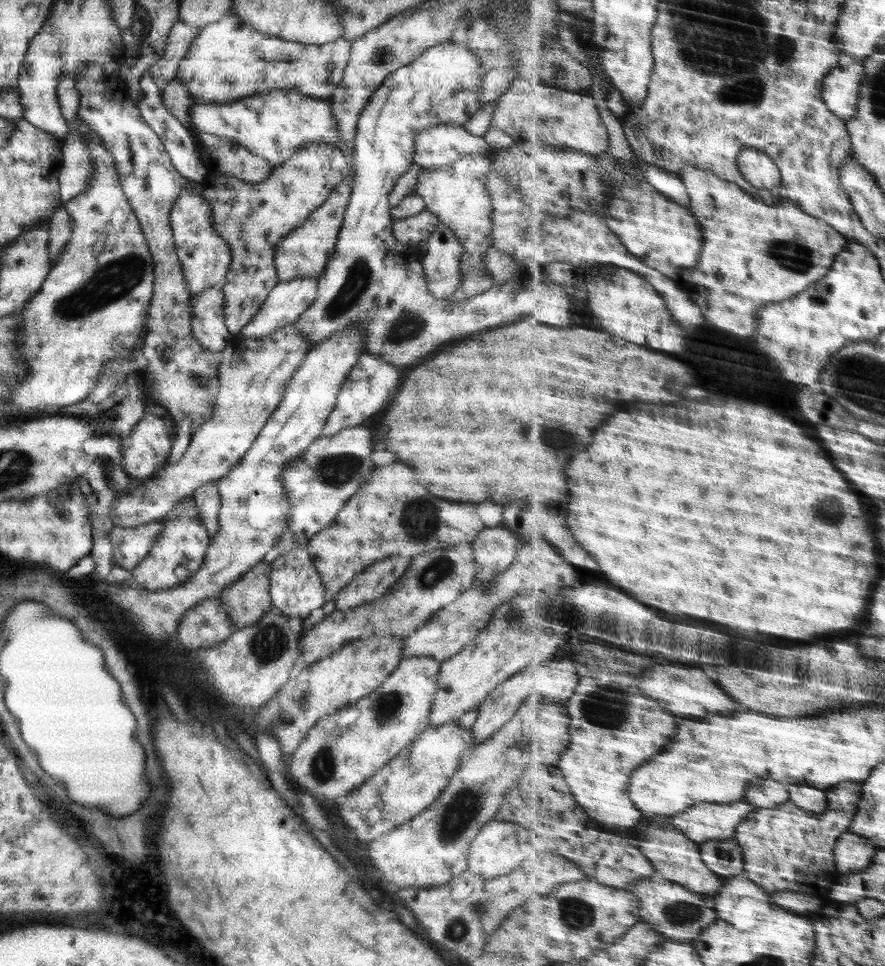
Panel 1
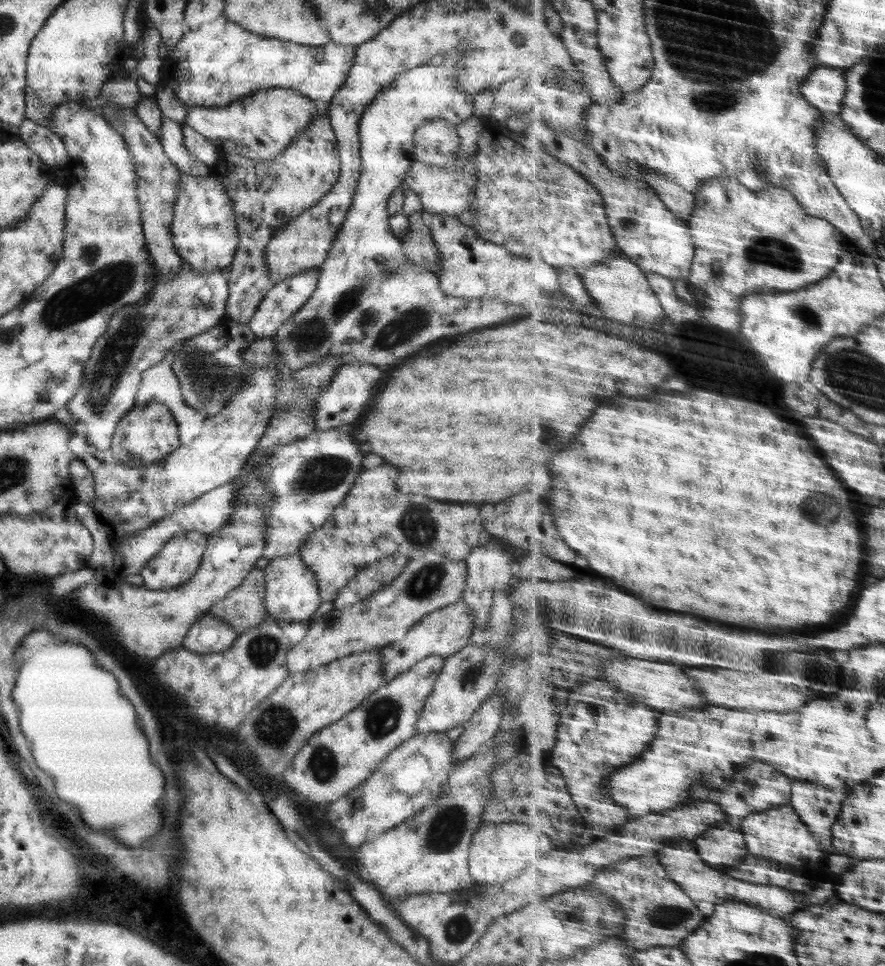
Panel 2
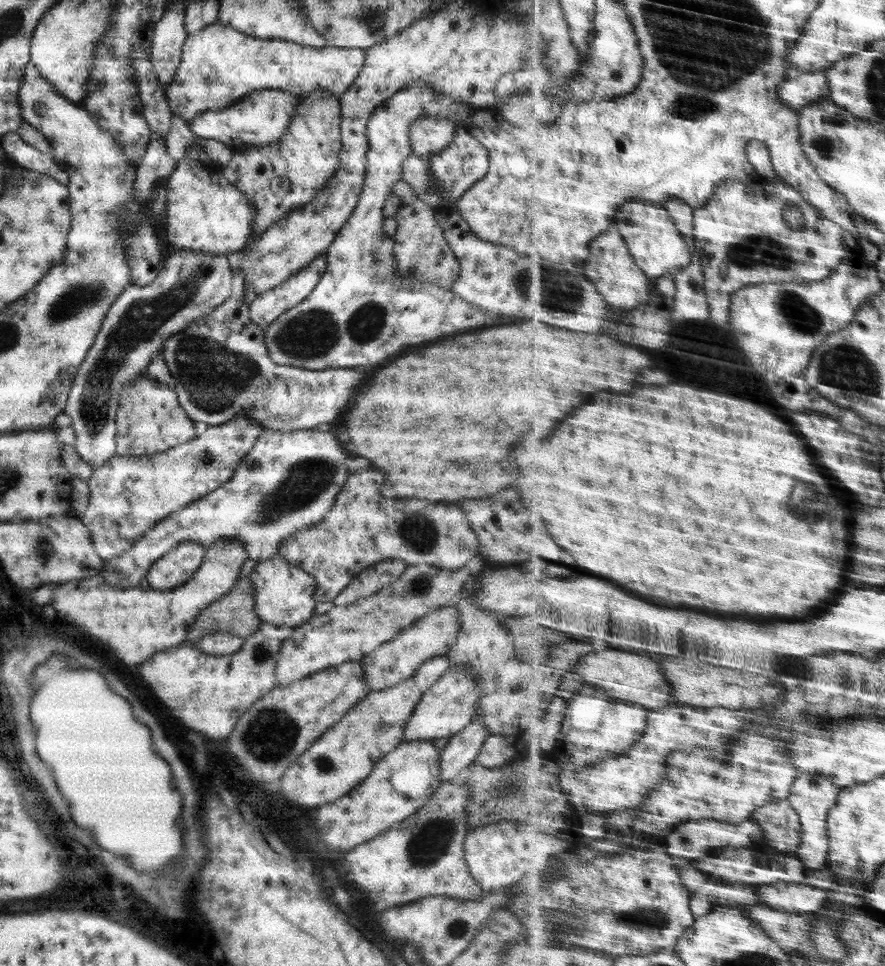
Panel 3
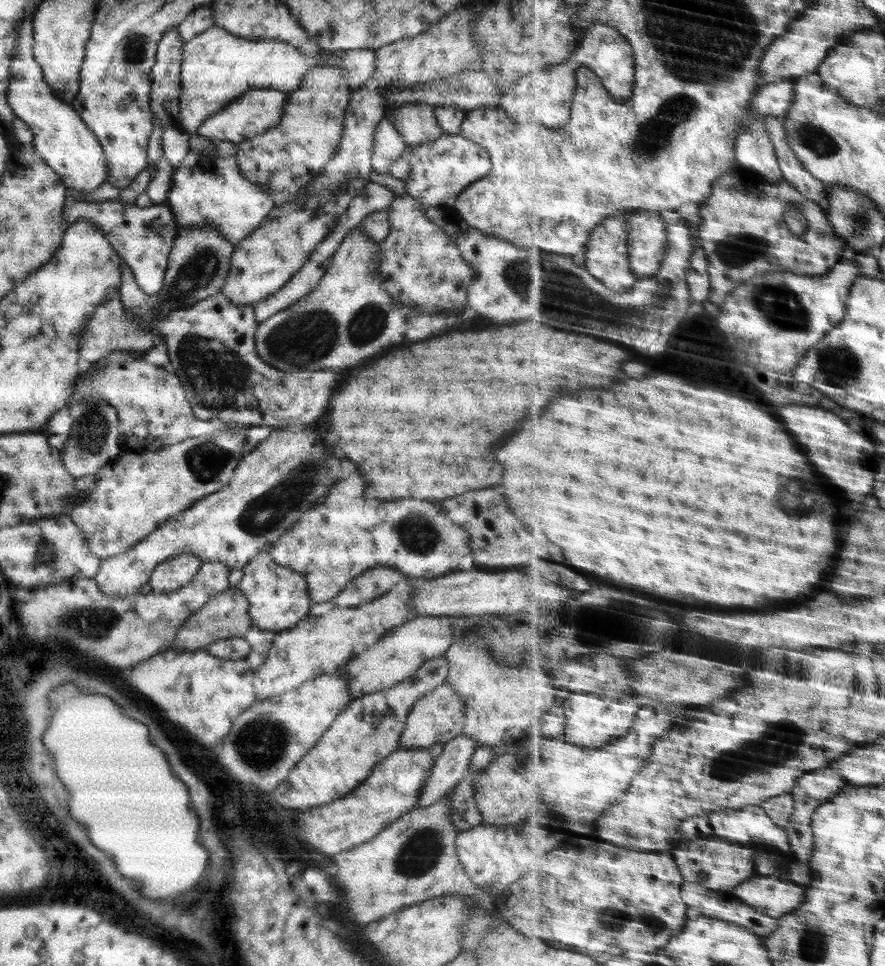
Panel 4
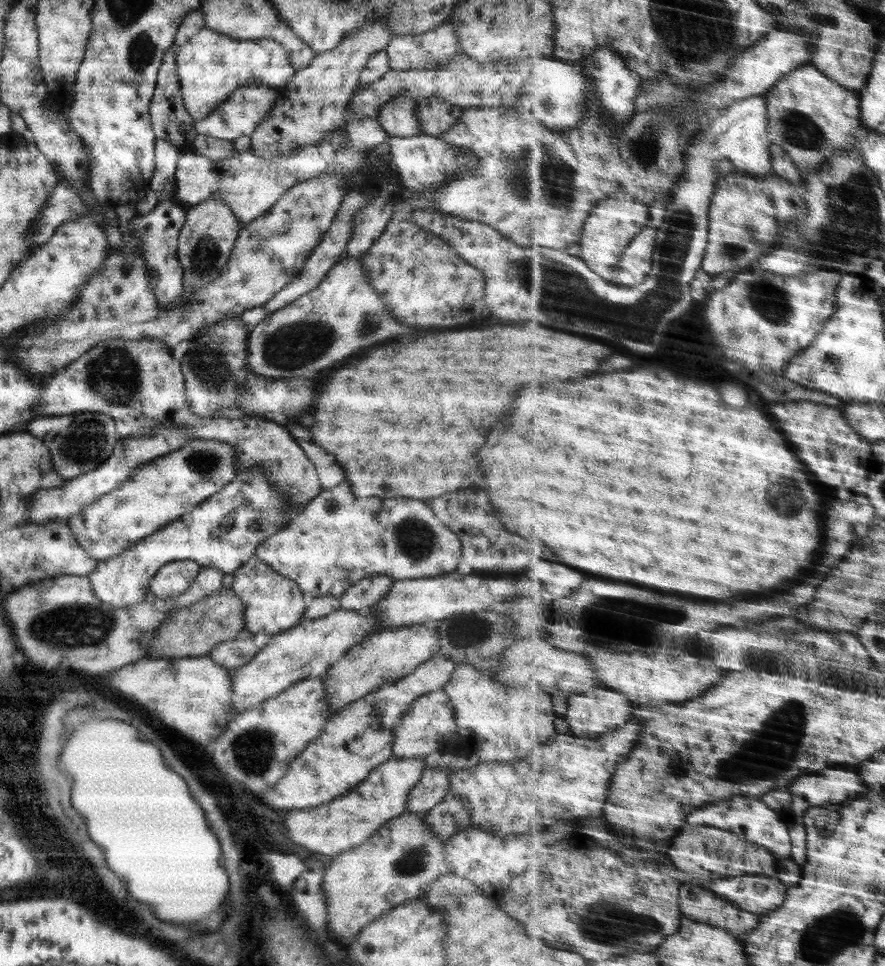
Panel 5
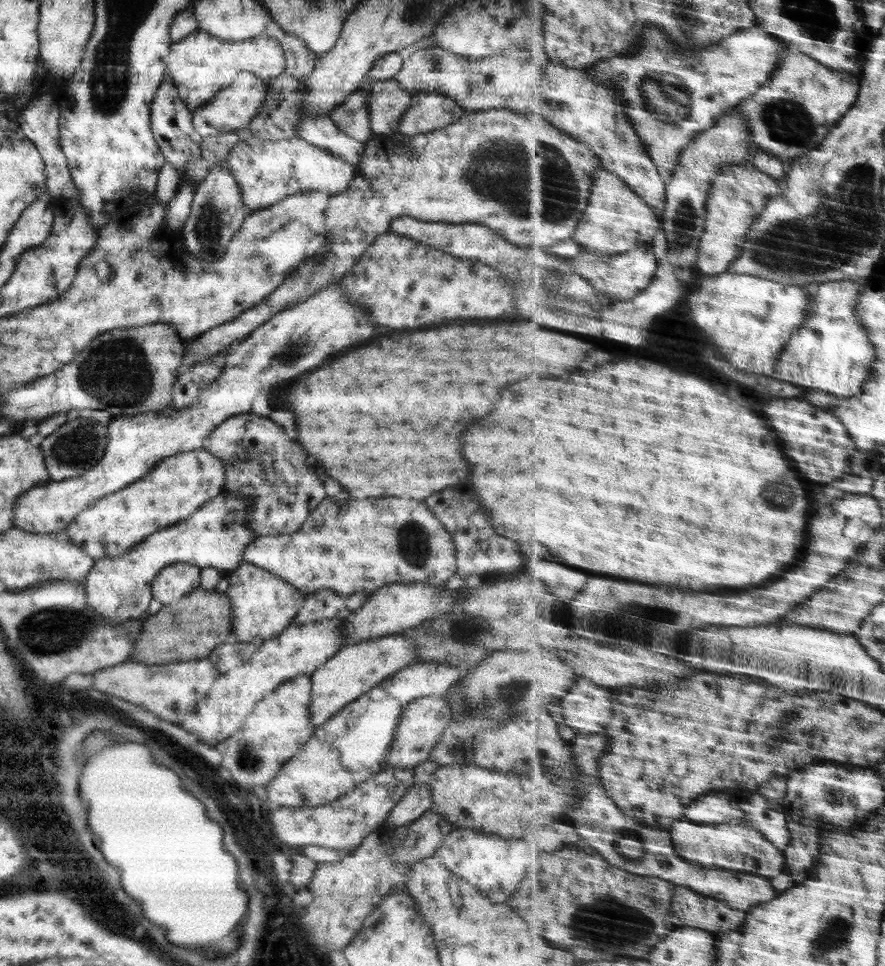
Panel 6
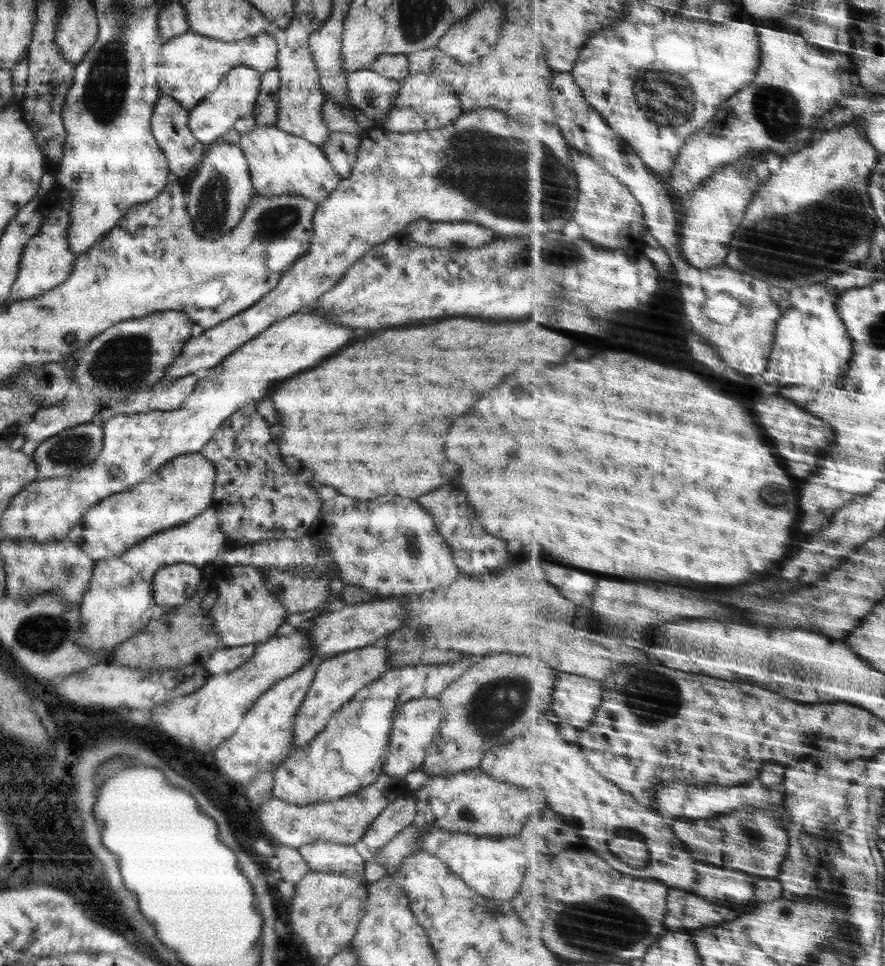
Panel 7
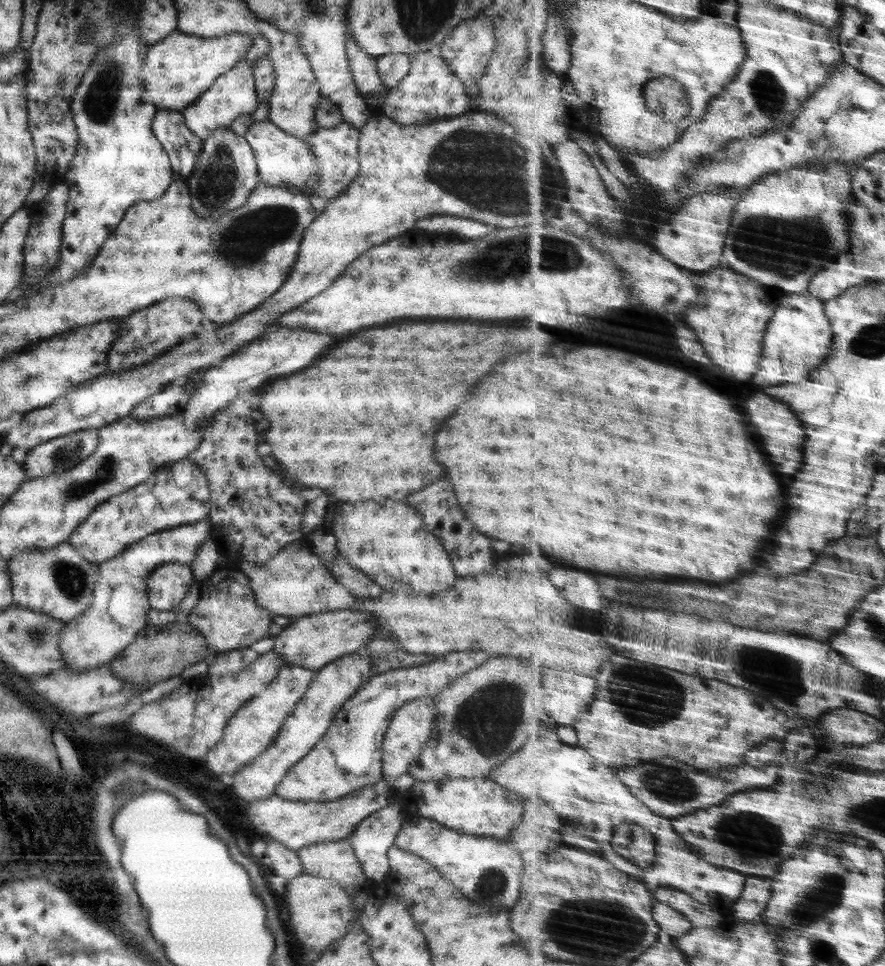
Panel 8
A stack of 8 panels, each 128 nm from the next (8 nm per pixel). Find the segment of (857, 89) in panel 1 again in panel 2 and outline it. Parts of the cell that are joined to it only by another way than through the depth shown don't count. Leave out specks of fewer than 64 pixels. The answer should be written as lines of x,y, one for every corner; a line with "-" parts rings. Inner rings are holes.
819,66
801,87
801,92
824,116
834,118
841,114
847,92
844,69

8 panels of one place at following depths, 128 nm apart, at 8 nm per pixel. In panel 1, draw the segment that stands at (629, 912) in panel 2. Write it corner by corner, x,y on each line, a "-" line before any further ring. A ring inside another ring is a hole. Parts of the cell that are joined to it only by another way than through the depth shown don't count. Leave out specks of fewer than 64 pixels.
655,871
652,876
640,880
637,884
630,884
627,889
640,898
640,915
642,923
654,928
667,941
693,942
699,938
704,930
718,921
715,906
709,908
705,897
680,885
676,881
667,880
663,873

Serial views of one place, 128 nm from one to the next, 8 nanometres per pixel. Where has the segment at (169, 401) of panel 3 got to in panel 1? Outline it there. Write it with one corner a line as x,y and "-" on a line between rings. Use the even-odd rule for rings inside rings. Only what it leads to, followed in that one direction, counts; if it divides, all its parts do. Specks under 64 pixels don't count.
153,409
153,414
144,414
144,417
131,427
131,431
127,435
119,435
119,438
122,440
119,456
121,458
121,464
125,474
131,479
148,478
148,476
152,476
159,467
166,463
172,440
165,433
161,412

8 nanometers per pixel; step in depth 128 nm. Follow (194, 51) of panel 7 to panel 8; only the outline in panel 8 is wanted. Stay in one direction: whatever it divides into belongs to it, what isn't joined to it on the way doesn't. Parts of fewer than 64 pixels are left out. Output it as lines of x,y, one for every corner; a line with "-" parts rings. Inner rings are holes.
180,33
164,36
146,47
146,57
141,65
140,81
147,102
156,109
181,111
191,104
213,81
235,64
243,61
253,67
256,60
270,57
271,46
257,33
233,33
221,37
203,38

